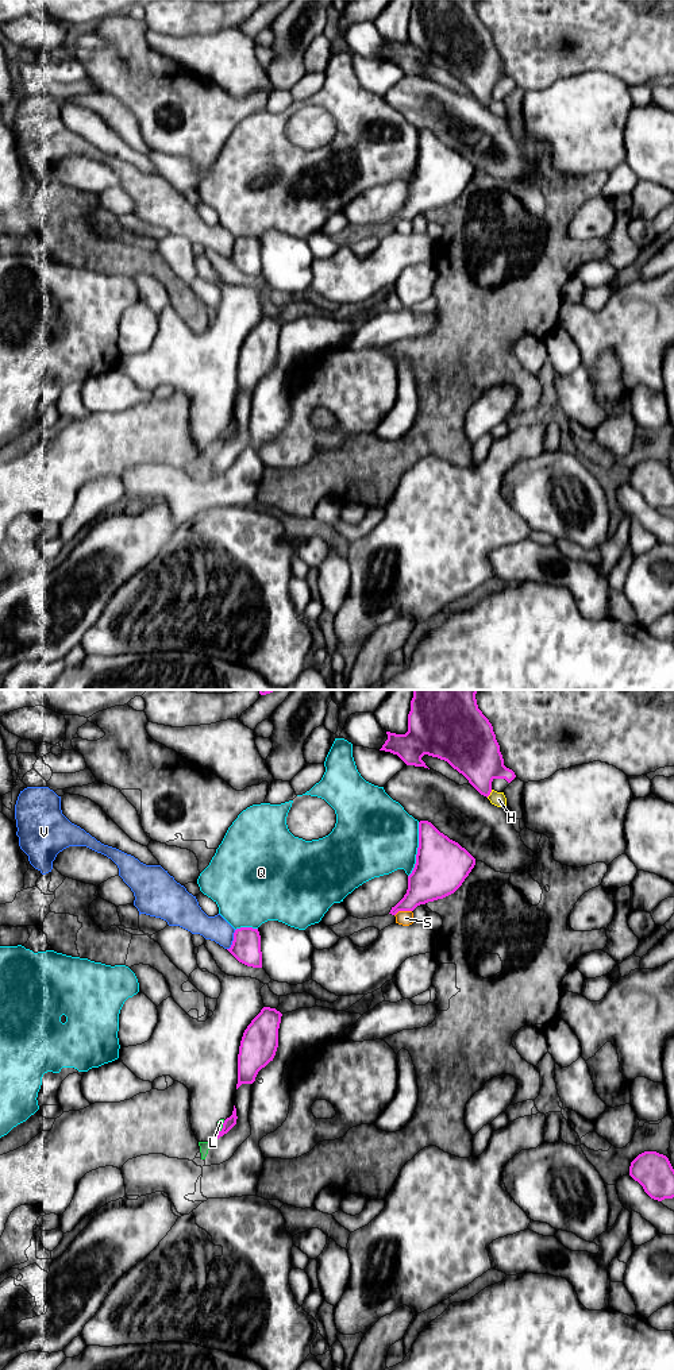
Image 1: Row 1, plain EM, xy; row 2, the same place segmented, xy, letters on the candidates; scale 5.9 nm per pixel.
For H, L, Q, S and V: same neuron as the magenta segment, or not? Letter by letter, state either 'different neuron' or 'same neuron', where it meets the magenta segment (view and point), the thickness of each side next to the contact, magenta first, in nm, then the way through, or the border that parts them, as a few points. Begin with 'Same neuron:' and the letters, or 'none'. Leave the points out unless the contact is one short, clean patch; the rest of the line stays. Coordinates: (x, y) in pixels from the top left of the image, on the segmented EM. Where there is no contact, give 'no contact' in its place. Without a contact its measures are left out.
Same neuron: none
H: different neuron; meets magenta in xy at (489, 794); 280 nm thick on the magenta side, 90 nm on the other
L: different neuron; meets magenta in xy at (223, 1126); 70 nm thick on the magenta side, 40 nm on the other; border along xy (224, 1120), (218, 1131)
Q: different neuron; meets magenta in xy at (418, 849); 320 nm thick on the magenta side, 440 nm on the other
S: different neuron; meets magenta in xy at (403, 910); 260 nm thick on the magenta side, 90 nm on the other
V: different neuron; meets magenta in xy at (234, 940); 180 nm thick on the magenta side, 150 nm on the other

